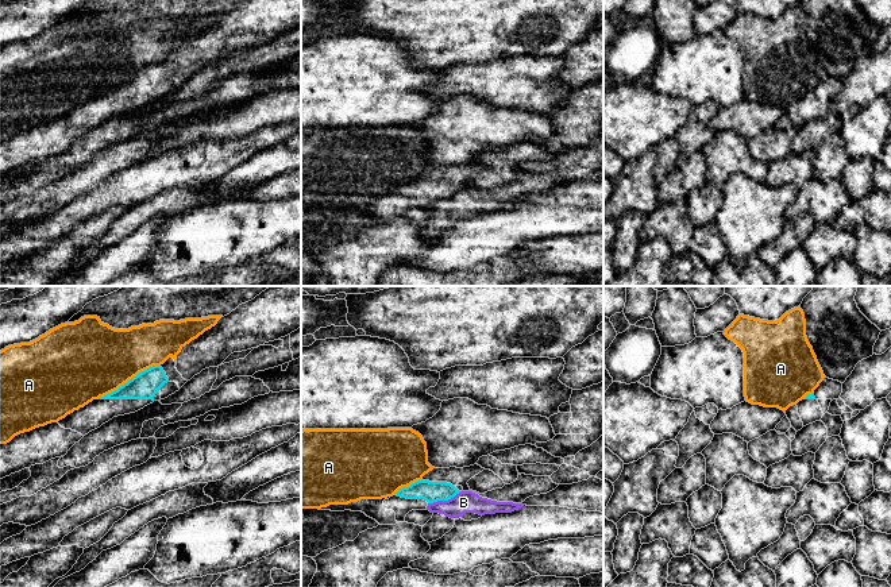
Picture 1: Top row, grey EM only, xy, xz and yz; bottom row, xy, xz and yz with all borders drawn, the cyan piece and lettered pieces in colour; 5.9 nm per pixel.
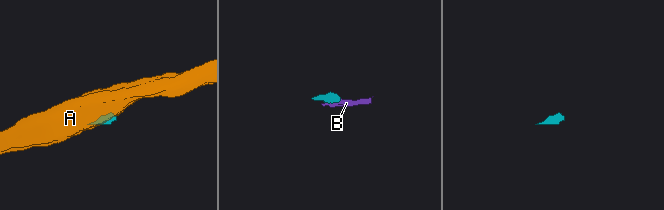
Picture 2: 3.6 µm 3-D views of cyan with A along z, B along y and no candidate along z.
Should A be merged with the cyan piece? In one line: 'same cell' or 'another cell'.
another cell

